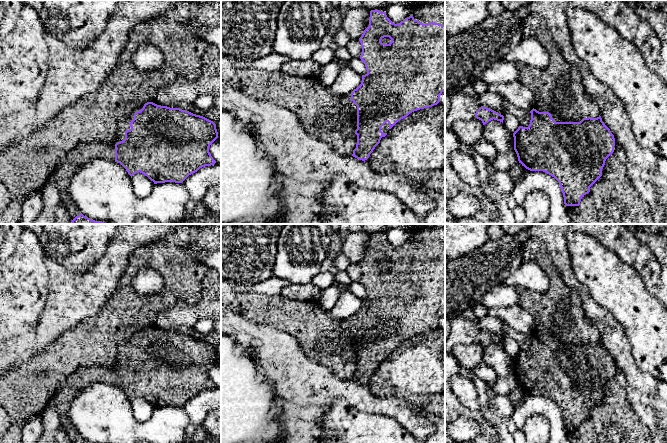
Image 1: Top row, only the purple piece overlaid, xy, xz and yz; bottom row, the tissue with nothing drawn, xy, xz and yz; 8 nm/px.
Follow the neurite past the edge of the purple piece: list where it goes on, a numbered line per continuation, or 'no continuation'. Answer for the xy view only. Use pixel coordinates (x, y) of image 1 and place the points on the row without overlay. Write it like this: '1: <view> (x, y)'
no continuation

